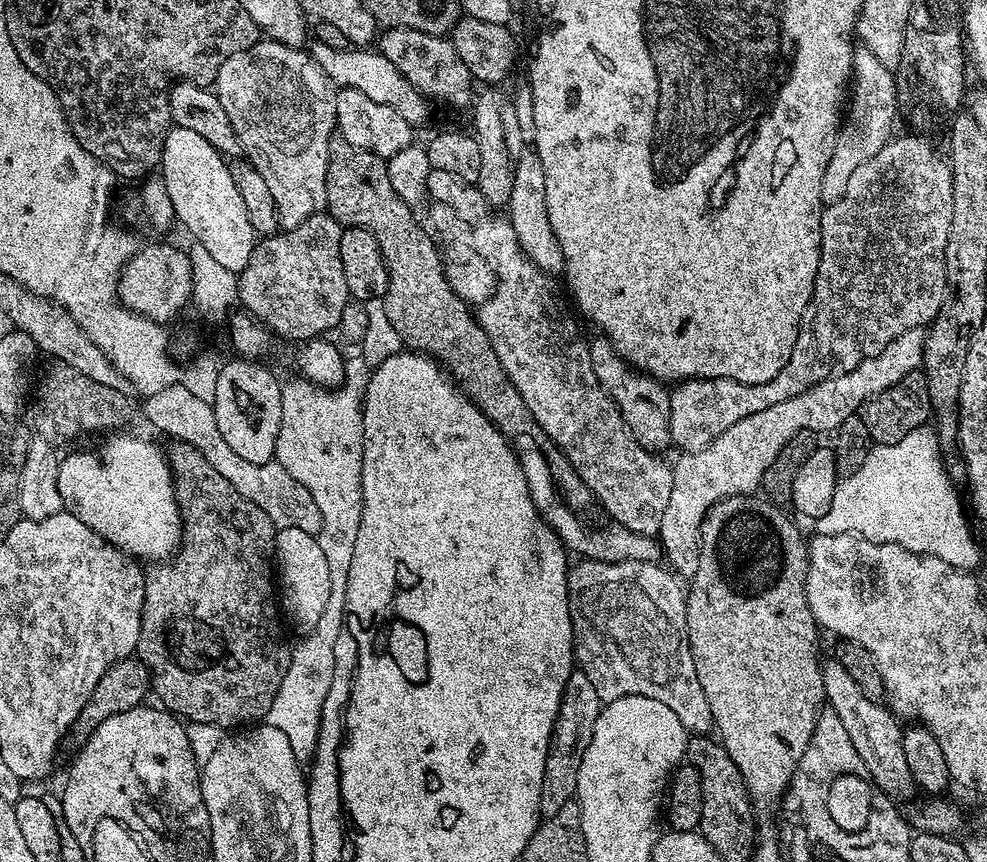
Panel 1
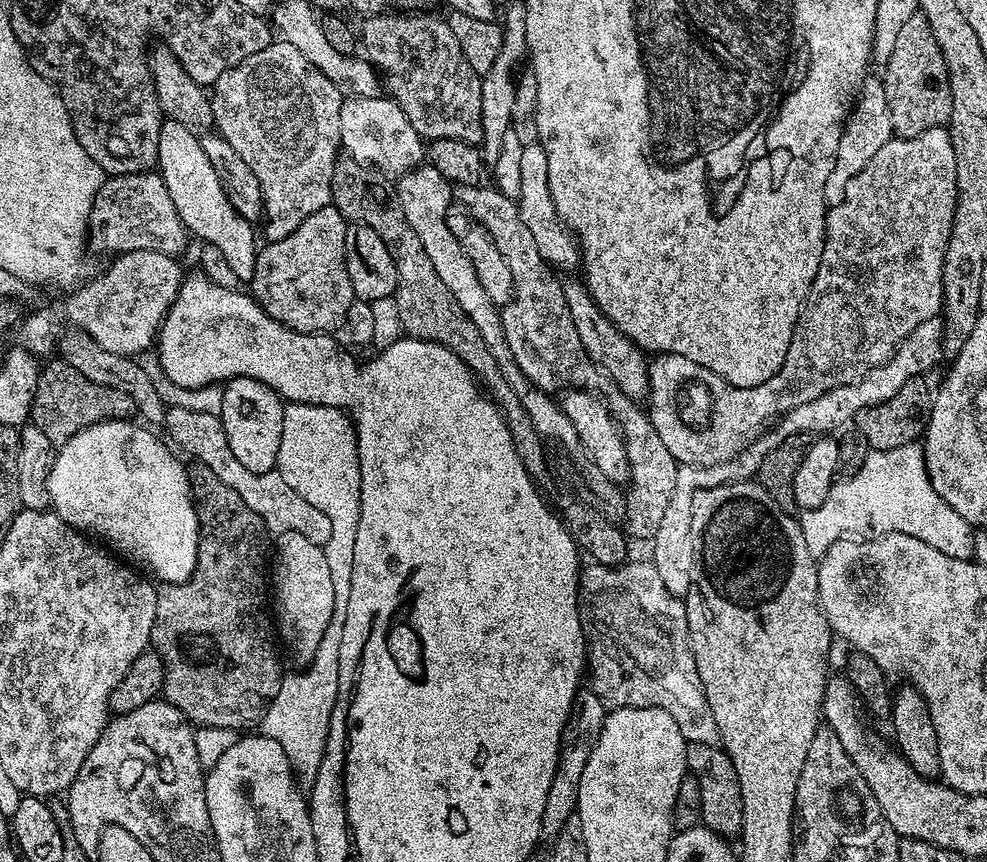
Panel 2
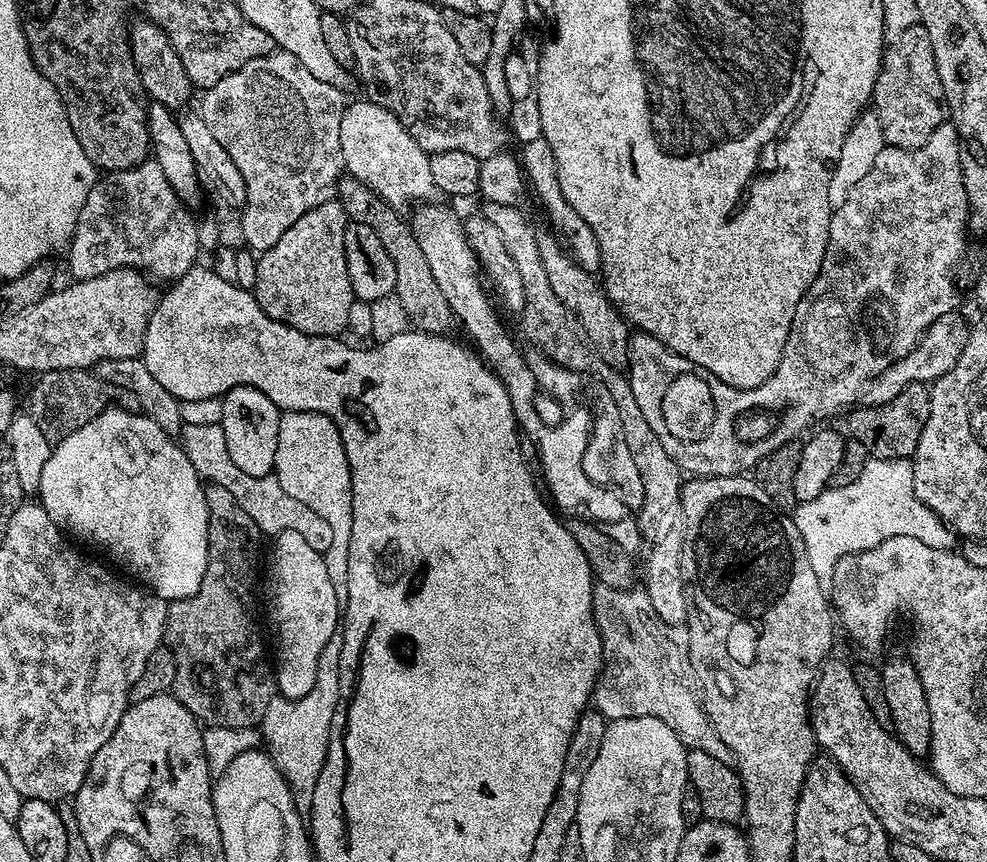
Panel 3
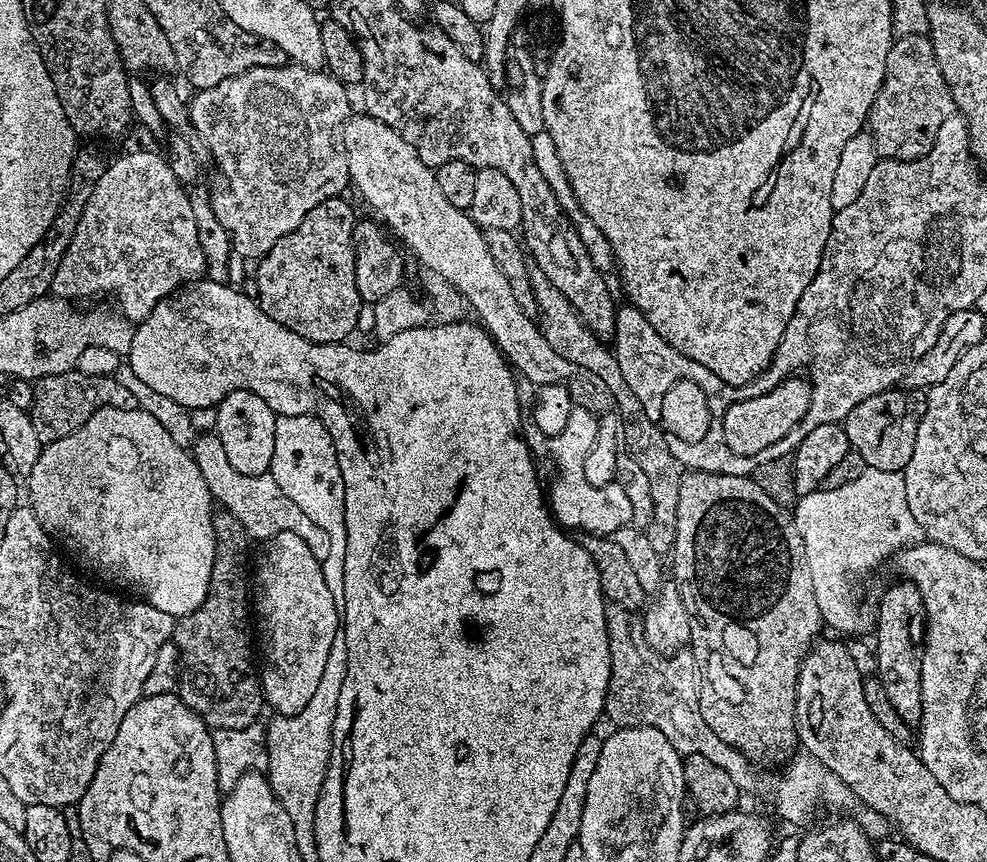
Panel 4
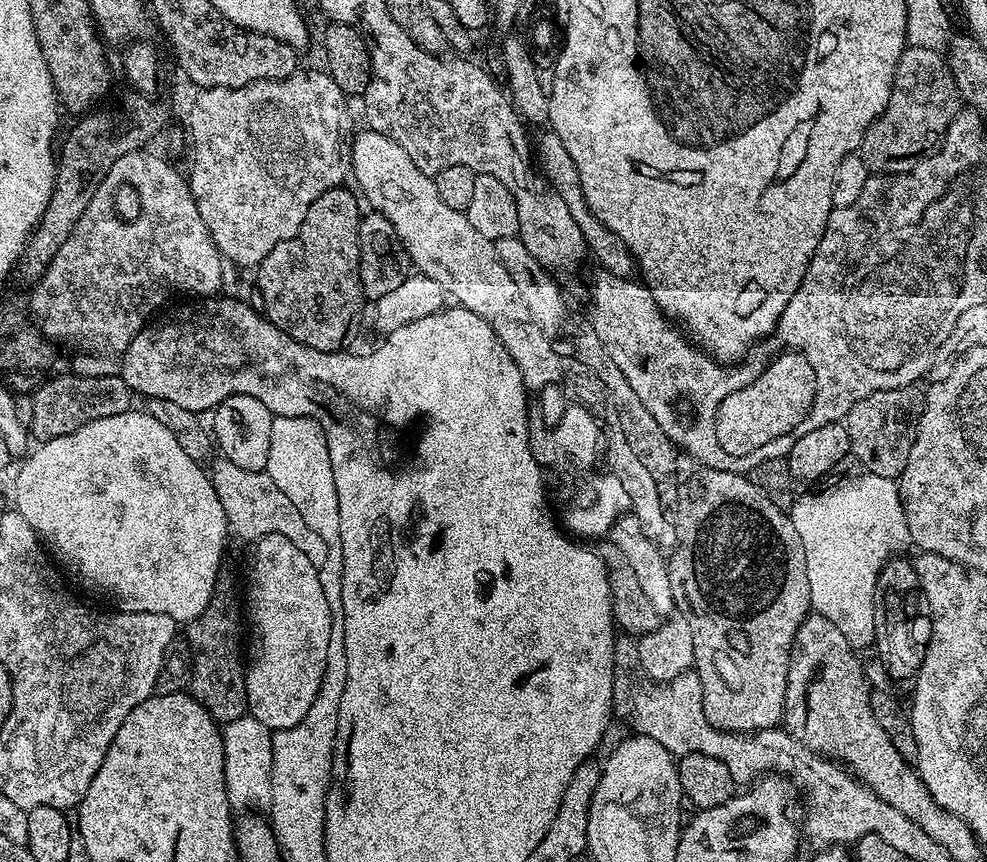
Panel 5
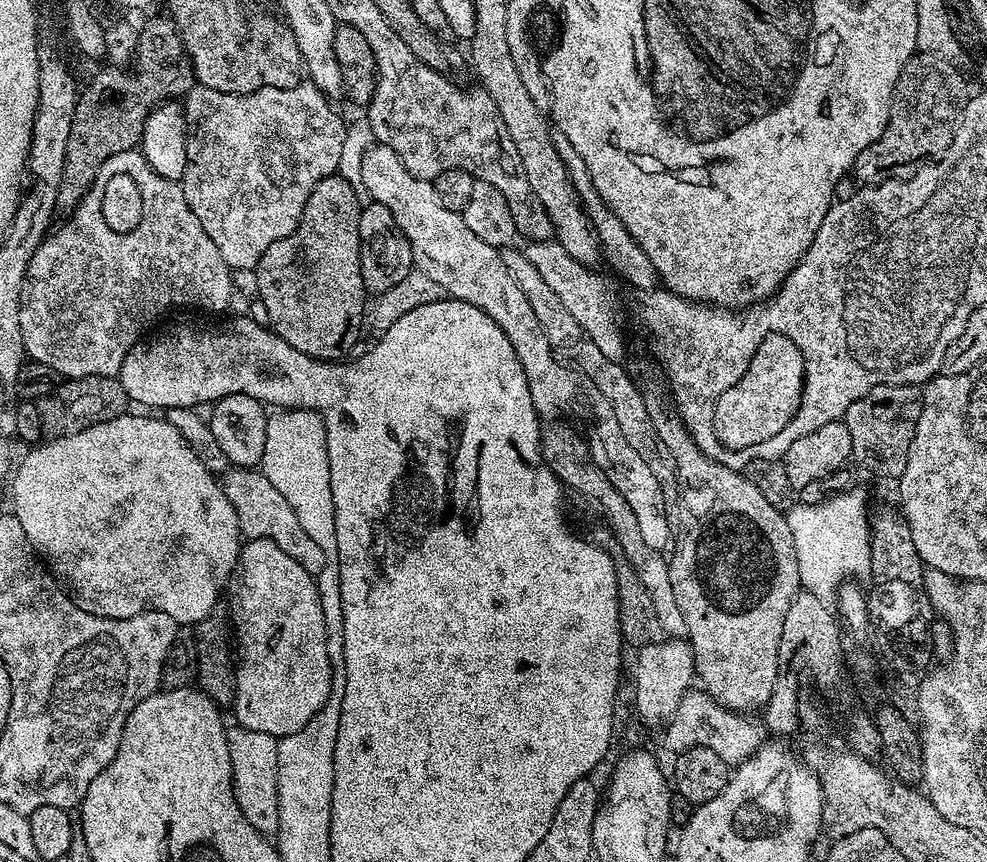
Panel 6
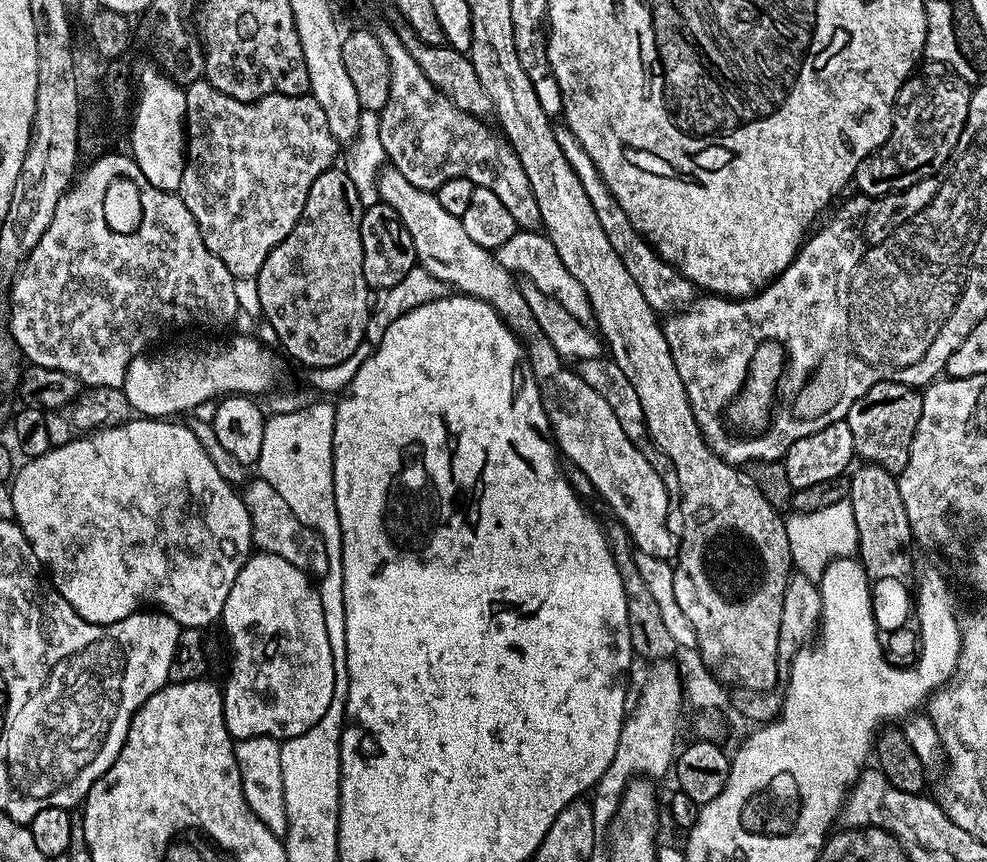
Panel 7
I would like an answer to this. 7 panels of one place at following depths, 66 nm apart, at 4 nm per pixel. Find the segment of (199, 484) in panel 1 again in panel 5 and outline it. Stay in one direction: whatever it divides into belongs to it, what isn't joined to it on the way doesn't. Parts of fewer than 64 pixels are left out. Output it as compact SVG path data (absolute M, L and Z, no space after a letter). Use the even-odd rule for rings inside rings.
M227 574L216 577L216 588L212 591L206 610L198 618L187 621L186 639L192 648L192 682L190 694L221 725L237 720L248 712L245 661L240 661L240 620L242 624L242 596L236 593L236 584Z

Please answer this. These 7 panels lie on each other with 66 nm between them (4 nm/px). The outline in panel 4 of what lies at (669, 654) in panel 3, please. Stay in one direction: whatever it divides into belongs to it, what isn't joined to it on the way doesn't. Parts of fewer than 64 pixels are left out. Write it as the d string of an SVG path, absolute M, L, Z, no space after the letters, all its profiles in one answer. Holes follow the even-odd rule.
M608 608L612 673L604 703L604 716L612 726L650 726L654 730L662 730L662 734L666 734L670 741L670 746L674 746L674 750L678 750L681 757L702 754L702 758L707 758L709 762L715 762L721 770L726 770L726 775L742 794L753 792L756 796L764 796L772 788L772 804L788 824L811 825L812 815L822 804L828 808L857 807L858 801L852 791L835 774L826 770L822 762L815 760L806 751L797 751L791 757L793 760L789 759L777 776L768 778L766 773L756 769L759 767L753 761L734 746L730 746L730 742L722 742L722 738L718 738L718 734L714 734L710 726L706 726L706 718L702 718L700 671L691 651L677 651L673 660L652 660L654 652L644 640L641 621L632 616L635 615L627 608Z

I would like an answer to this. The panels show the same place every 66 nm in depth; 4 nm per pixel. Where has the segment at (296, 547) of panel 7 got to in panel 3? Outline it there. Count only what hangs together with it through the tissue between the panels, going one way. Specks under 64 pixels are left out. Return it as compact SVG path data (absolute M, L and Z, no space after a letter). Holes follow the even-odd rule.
M190 424L183 425L183 431L178 436L186 458L190 458L190 466L200 475L201 481L208 484L222 486L222 490L227 490L234 494L238 506L254 518L256 525L260 527L261 533L265 537L275 538L281 534L295 534L303 538L305 544L314 546L314 550L324 553L332 541L332 531L330 526L310 506L302 506L298 498L286 494L282 490L279 479L275 475L271 476L251 476L242 474L234 462L230 462L230 454L226 450L226 434L221 430L219 424Z

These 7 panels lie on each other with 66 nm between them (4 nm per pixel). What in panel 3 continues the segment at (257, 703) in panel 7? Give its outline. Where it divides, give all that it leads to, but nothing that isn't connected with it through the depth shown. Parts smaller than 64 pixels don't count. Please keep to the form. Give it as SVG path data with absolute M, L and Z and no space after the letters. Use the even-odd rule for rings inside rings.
M281 534L271 541L272 544L272 565L268 568L268 580L272 583L272 605L268 608L268 616L272 619L272 628L276 631L276 652L278 662L274 666L274 675L276 678L277 691L285 699L300 699L313 689L314 682L318 678L318 658L322 658L322 650L326 650L326 642L330 642L337 634L342 624L342 601L338 594L334 594L334 586L330 582L330 574L326 574L326 562L323 555L314 550L314 546L305 544L302 537L295 534Z

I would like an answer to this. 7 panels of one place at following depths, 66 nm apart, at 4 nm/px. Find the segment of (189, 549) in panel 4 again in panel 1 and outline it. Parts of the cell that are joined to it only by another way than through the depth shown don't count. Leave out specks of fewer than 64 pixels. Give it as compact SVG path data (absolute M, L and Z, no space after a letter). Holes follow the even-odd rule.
M128 434L108 438L113 440L106 441L97 452L65 455L58 470L58 492L64 499L64 508L86 522L86 526L90 526L90 530L97 532L106 542L141 561L164 562L177 555L182 539L180 507L176 501L176 487L172 485L172 467L168 465L167 455L159 452L150 441L140 436L124 435Z

